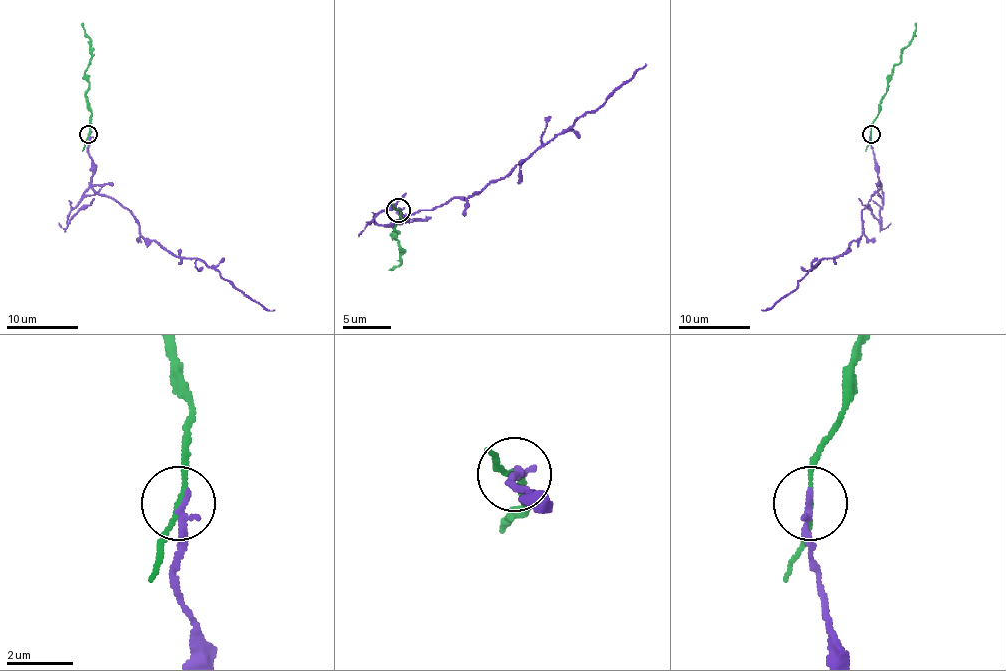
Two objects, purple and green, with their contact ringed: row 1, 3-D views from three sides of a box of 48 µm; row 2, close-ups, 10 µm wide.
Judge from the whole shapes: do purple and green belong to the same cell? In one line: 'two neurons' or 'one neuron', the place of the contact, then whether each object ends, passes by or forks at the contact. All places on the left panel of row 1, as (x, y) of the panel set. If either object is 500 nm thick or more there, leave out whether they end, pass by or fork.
two neurons; at (88, 134); purple ends there; green passes by

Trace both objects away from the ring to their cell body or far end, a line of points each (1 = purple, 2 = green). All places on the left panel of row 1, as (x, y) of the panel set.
1: (88, 134), (92, 188), (113, 197), (129, 211), (142, 235), (178, 256), (199, 258), (241, 292), (273, 310)
2: (88, 134), (92, 109), (86, 95), (88, 79), (84, 70), (92, 52), (90, 39), (81, 23)

